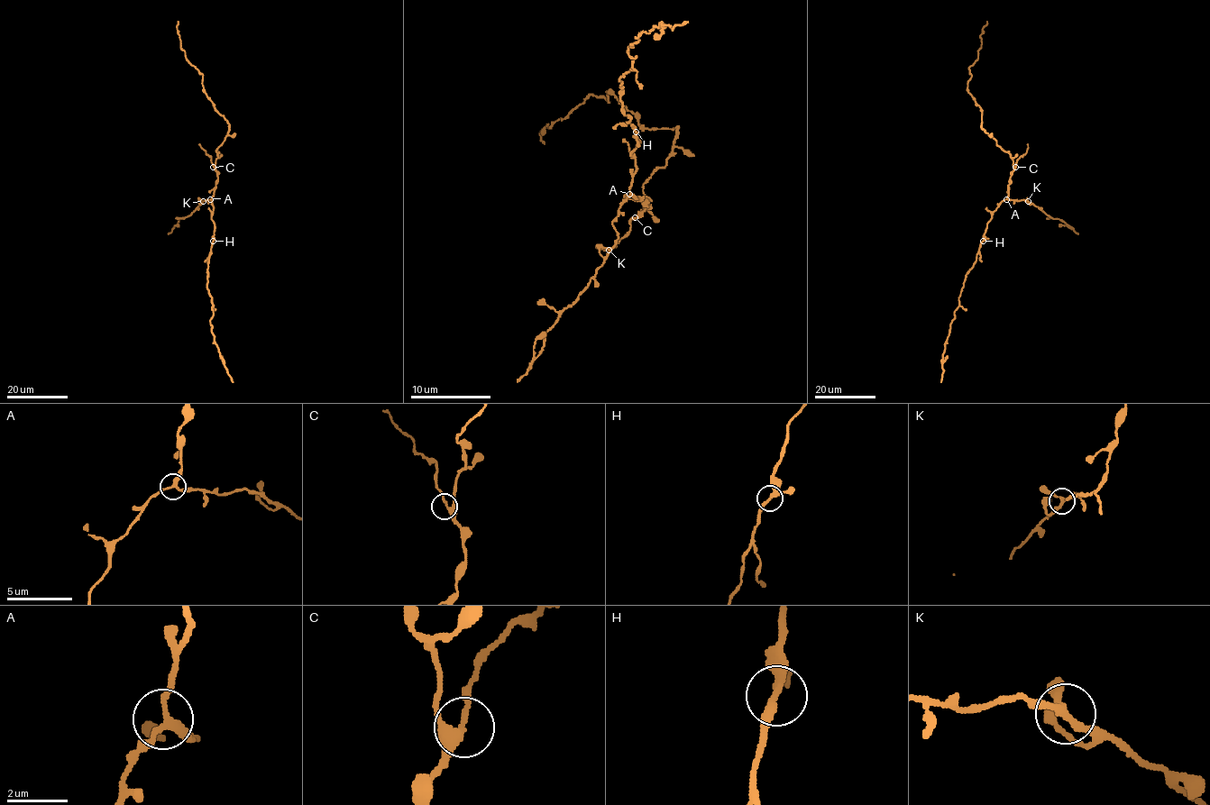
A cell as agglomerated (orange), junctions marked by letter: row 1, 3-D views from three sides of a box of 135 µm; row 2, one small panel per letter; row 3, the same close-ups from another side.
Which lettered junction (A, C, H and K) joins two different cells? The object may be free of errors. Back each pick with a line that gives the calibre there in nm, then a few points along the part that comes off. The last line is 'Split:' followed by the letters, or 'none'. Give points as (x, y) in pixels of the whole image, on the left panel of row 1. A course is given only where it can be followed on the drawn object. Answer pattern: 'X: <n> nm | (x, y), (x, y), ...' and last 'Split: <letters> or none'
Split: none

